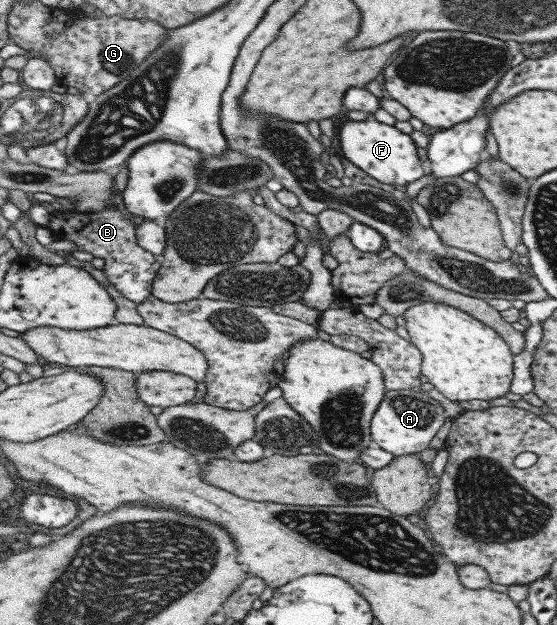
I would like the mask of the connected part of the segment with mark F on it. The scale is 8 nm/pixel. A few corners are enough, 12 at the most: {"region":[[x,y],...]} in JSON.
{"region":[[373,118],[344,119],[341,154],[377,182],[427,174],[409,135]]}

